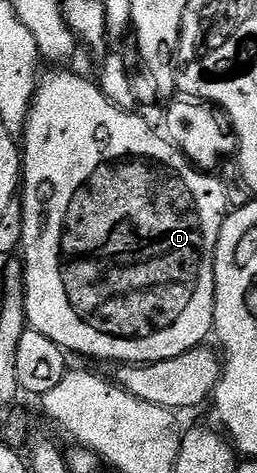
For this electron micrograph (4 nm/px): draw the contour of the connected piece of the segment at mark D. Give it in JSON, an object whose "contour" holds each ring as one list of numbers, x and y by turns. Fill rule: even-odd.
{"contour":[[49,70,40,77,23,133,23,187,19,192,23,234,20,247,25,250,25,301,32,331,51,338,66,353,78,352,93,360,117,360,121,364,154,364,175,358,210,339,215,310,215,274,213,255,226,216,231,211,225,188,208,171,192,163,160,131,156,132,136,111,117,108,96,83,84,80,69,70]]}

